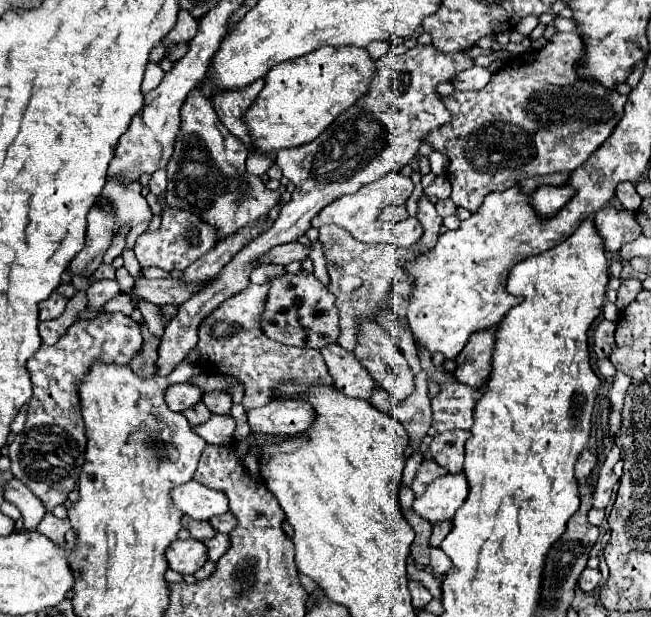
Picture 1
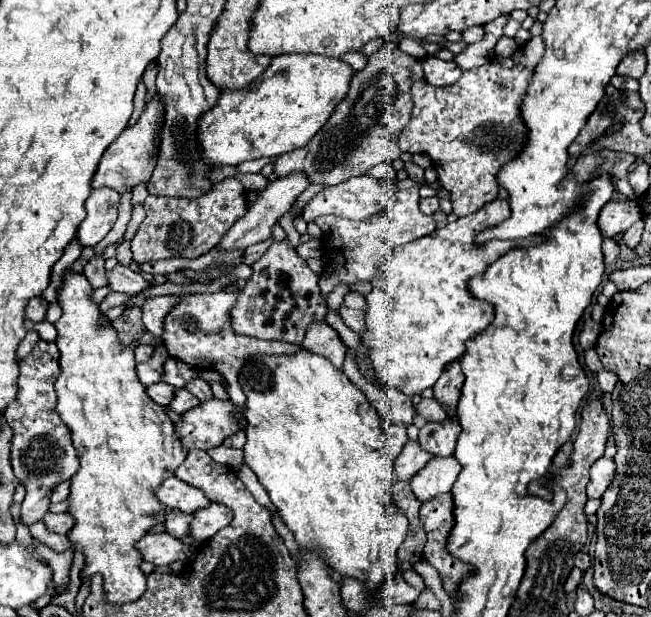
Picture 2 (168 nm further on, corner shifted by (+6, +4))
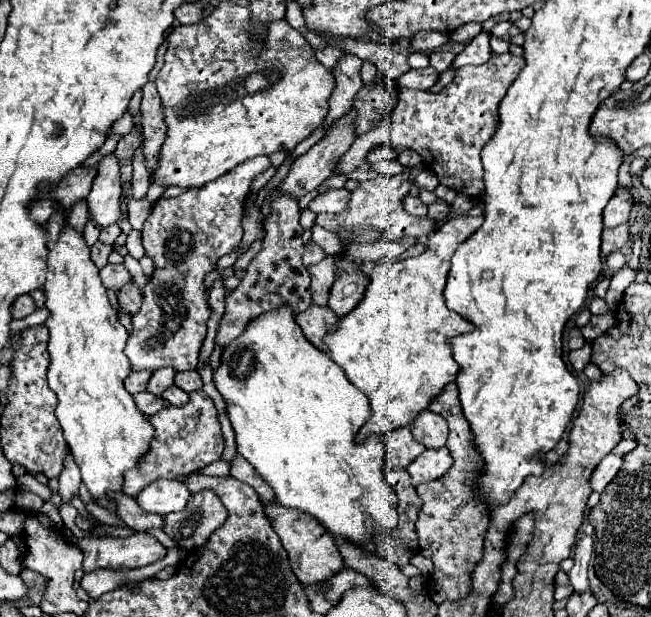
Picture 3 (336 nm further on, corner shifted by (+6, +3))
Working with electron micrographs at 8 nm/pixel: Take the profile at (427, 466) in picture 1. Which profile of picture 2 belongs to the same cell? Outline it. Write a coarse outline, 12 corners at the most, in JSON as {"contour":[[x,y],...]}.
{"contour":[[415,440],[395,458],[397,480],[409,480],[431,458]]}

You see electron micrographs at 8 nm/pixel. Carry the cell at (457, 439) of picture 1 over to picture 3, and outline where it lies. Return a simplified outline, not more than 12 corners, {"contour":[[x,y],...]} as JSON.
{"contour":[[423,413],[411,431],[425,447],[441,449],[449,425],[441,415]]}

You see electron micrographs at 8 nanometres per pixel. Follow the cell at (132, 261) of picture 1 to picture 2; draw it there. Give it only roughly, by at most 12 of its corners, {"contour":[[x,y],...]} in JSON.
{"contour":[[143,204],[133,206],[133,216],[125,232],[125,240],[131,240],[145,220]]}

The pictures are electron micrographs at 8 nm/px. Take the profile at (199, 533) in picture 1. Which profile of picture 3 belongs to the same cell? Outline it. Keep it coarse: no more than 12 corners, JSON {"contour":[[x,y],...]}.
{"contour":[[113,493],[117,515],[135,531],[163,529],[163,515],[145,513],[135,499]]}

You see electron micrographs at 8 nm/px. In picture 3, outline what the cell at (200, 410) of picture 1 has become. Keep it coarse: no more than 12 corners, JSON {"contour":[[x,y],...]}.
{"contour":[[179,387],[163,391],[169,405],[185,405],[189,395]]}

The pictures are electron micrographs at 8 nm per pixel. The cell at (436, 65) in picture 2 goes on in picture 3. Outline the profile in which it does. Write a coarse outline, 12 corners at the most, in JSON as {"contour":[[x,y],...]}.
{"contour":[[429,65],[409,69],[397,87],[431,89],[439,73]]}

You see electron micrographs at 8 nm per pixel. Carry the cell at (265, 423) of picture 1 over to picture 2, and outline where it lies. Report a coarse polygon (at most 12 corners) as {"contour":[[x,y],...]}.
{"contour":[[203,400],[175,424],[185,452],[237,434],[235,404]]}

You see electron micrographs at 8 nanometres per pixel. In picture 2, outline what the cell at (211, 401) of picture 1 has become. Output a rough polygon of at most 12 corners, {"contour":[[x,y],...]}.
{"contour":[[201,378],[187,382],[189,390],[199,400],[213,396],[209,384]]}

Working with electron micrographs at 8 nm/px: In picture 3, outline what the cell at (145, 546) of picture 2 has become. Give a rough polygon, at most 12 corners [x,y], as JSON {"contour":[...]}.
{"contour":[[149,533],[81,539],[83,571],[135,569],[167,555]]}

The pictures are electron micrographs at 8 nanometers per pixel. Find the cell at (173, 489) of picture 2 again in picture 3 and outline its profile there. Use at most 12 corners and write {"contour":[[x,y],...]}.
{"contour":[[153,481],[137,495],[141,509],[159,515],[183,511],[187,485]]}

